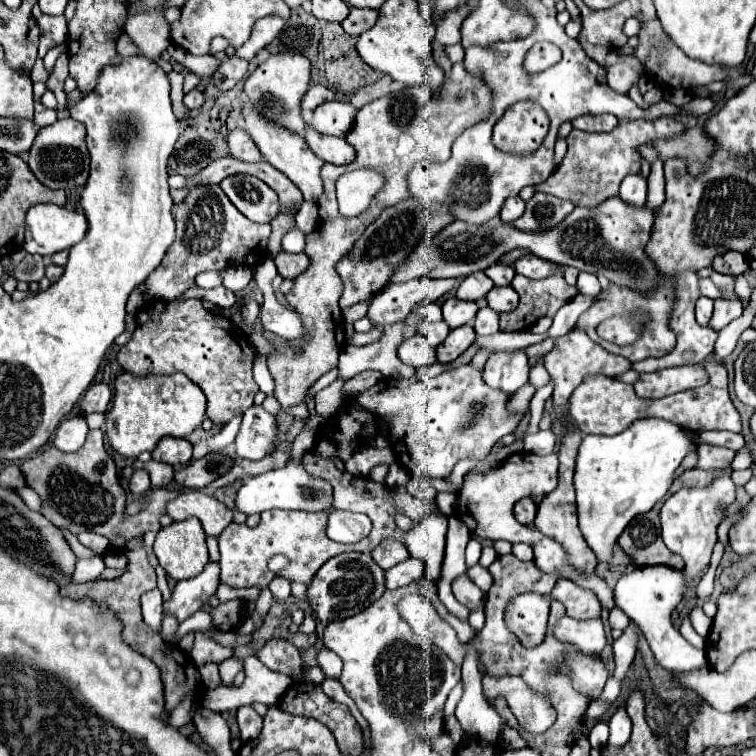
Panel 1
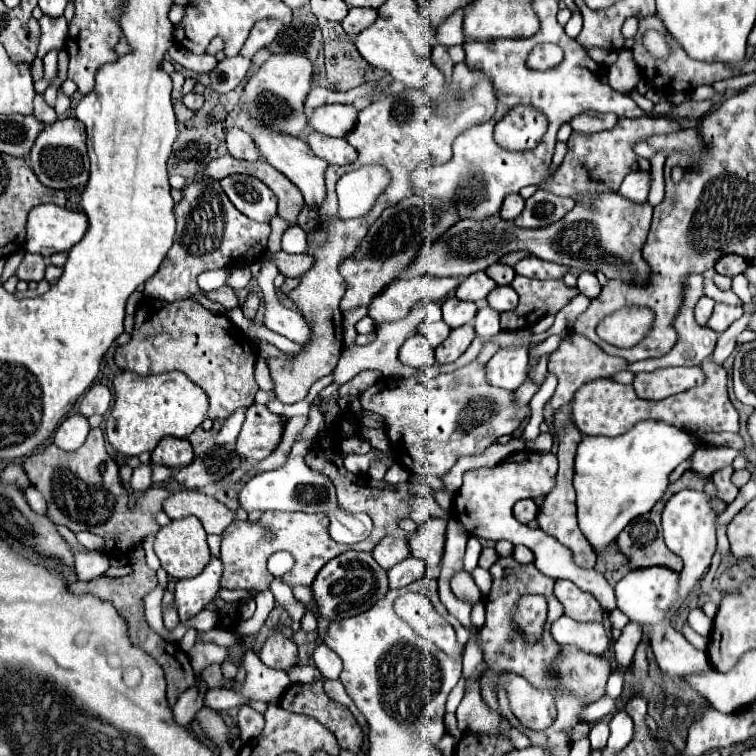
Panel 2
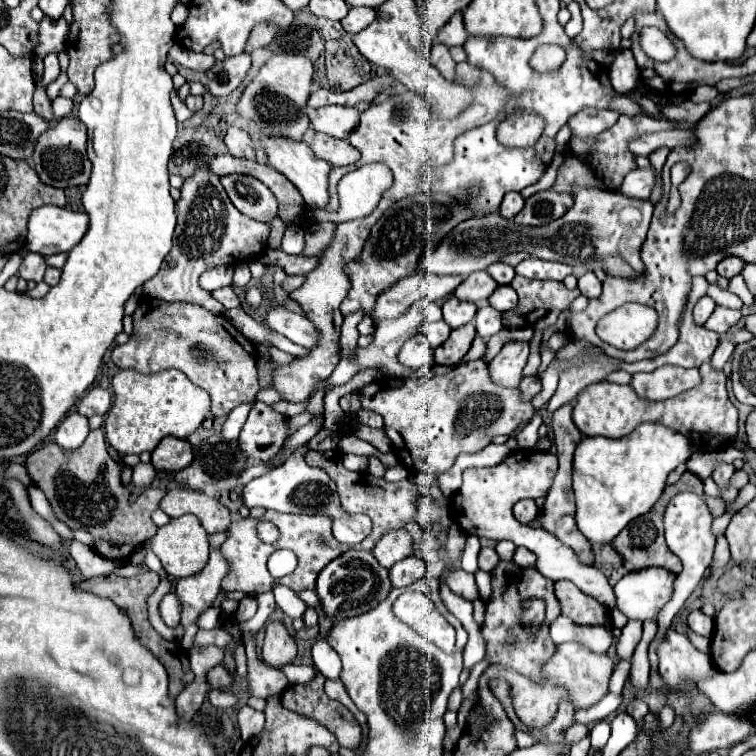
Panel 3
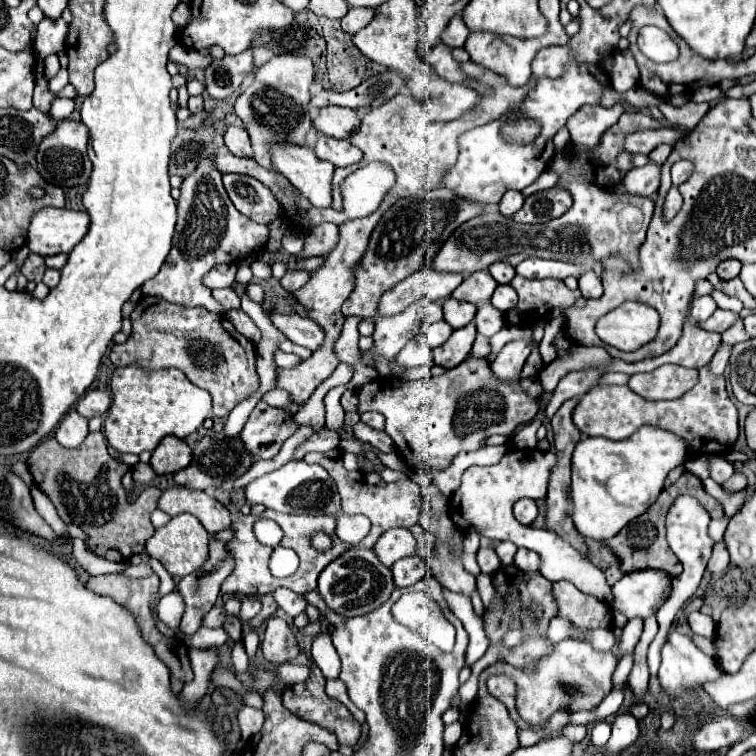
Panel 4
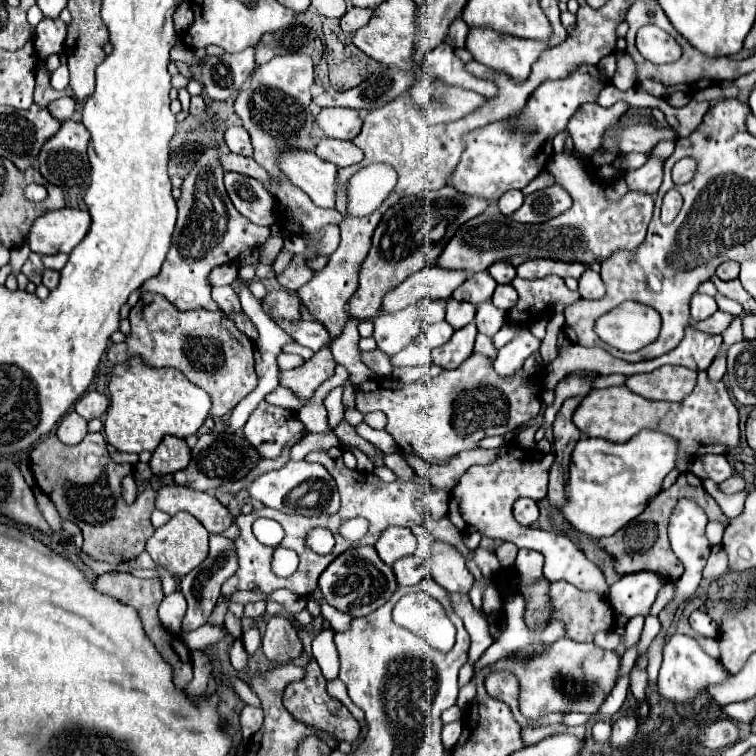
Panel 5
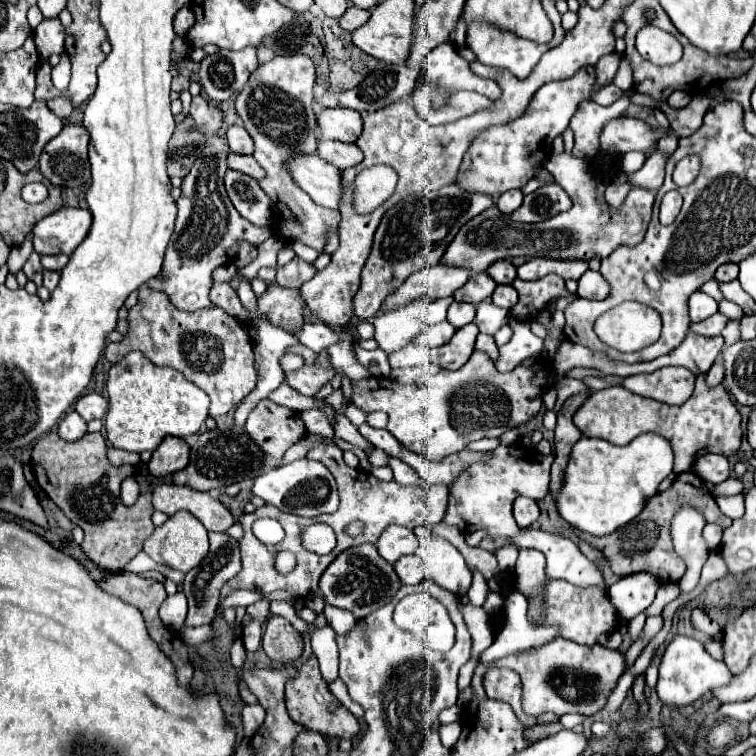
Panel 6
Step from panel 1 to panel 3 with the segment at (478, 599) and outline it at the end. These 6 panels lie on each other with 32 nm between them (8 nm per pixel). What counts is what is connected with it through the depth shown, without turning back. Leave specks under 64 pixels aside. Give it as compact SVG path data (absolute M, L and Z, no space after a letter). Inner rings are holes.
M462 568L452 570L452 572L448 574L448 578L446 578L446 584L450 586L450 590L452 590L454 594L458 594L458 596L470 600L470 602L478 598L478 588L476 588L476 584L474 584L474 576L468 574L468 572L464 572Z

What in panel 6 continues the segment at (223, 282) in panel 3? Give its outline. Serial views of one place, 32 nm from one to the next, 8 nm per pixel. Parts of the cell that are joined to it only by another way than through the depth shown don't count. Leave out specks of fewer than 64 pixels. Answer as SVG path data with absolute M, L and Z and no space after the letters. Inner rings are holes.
M226 264L226 266L220 266L212 272L212 282L230 282L236 274L238 274L236 264Z

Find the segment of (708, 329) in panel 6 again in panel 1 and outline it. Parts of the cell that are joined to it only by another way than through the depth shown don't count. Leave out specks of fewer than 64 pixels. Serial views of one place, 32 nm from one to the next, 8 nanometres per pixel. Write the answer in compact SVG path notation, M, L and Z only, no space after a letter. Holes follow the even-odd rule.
M714 300L714 316L710 320L710 328L722 330L728 322L738 318L742 314L742 302L740 300Z

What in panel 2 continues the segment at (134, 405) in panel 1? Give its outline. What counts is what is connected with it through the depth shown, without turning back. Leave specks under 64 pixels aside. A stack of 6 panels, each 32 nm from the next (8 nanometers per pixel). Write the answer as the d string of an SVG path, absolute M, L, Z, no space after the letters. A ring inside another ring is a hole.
M124 370L114 378L114 404L104 416L106 438L116 452L138 456L142 452L152 452L164 436L190 436L208 418L206 412L208 396L182 372L136 376Z

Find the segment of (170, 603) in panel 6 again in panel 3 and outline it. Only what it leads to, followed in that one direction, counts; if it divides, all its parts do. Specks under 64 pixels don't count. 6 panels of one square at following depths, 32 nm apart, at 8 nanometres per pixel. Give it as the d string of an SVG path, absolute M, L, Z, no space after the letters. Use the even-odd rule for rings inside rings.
M168 592L160 602L160 614L168 628L176 628L180 624L180 604L176 604L176 594Z

